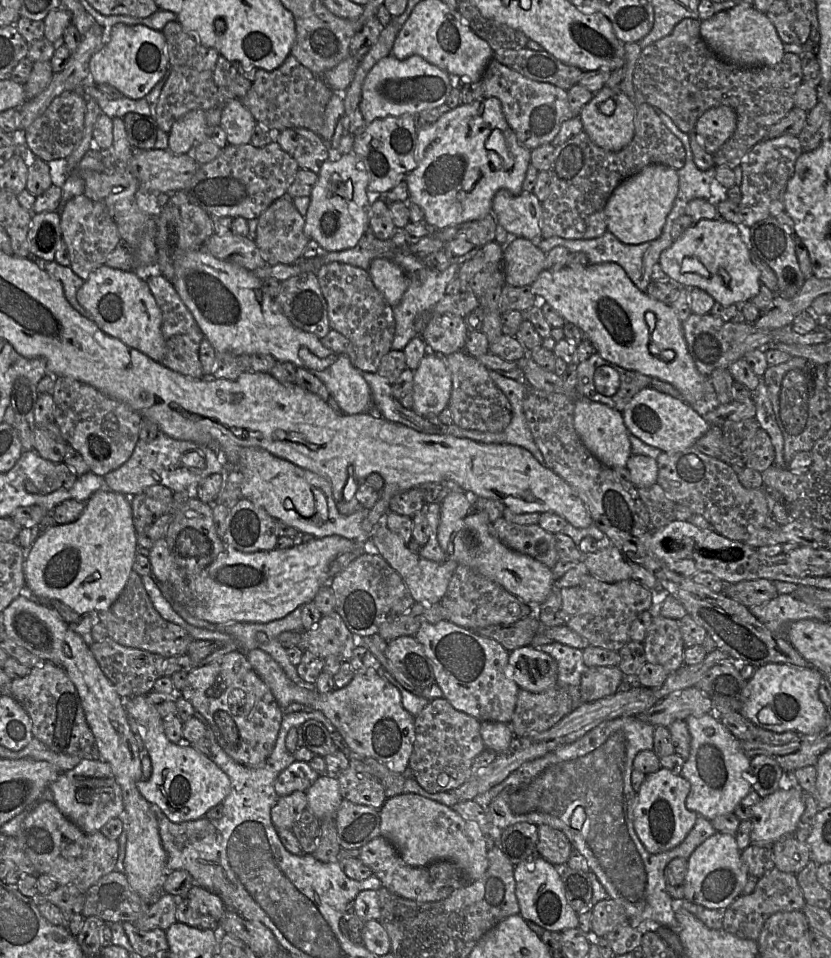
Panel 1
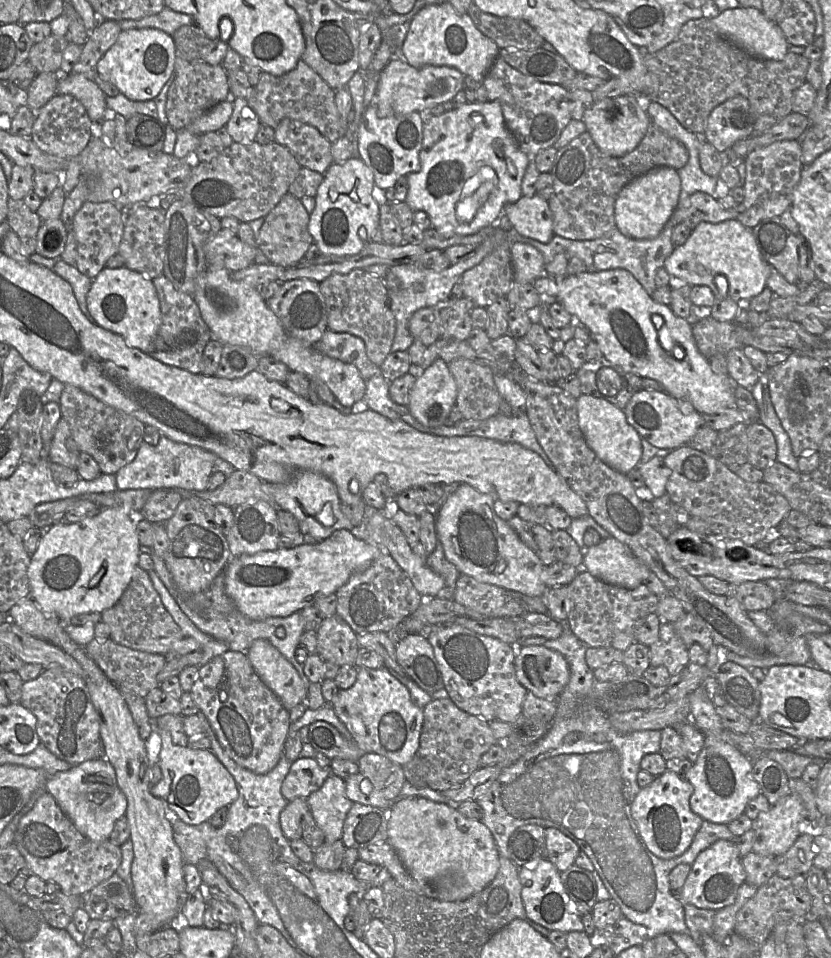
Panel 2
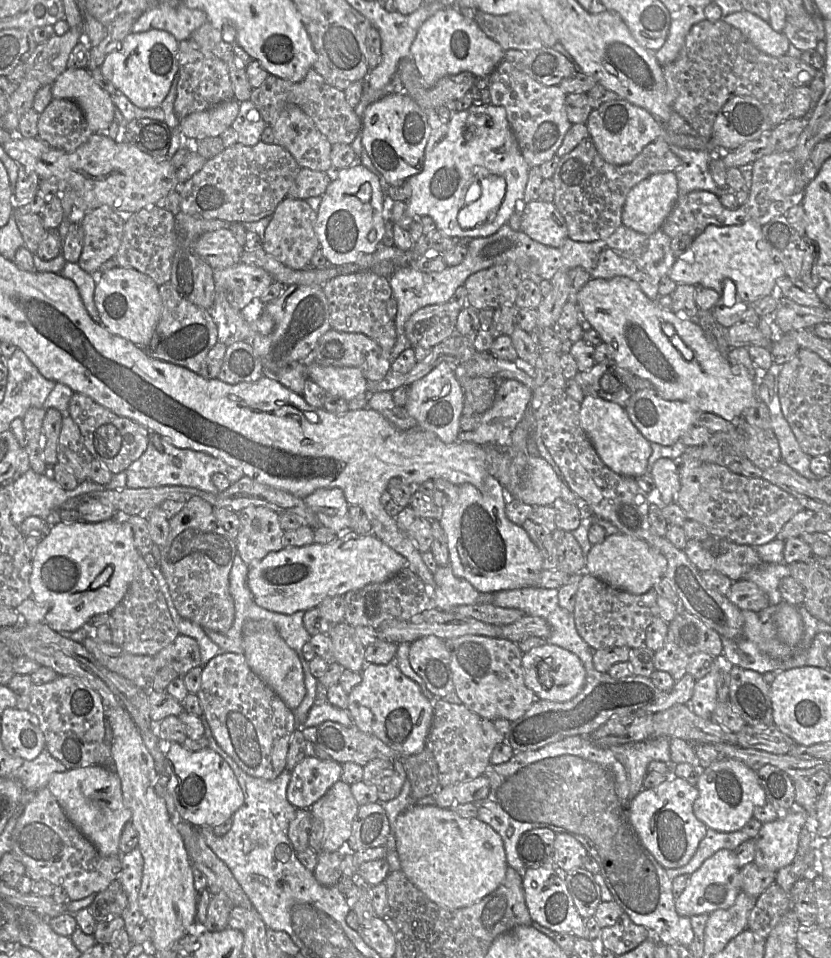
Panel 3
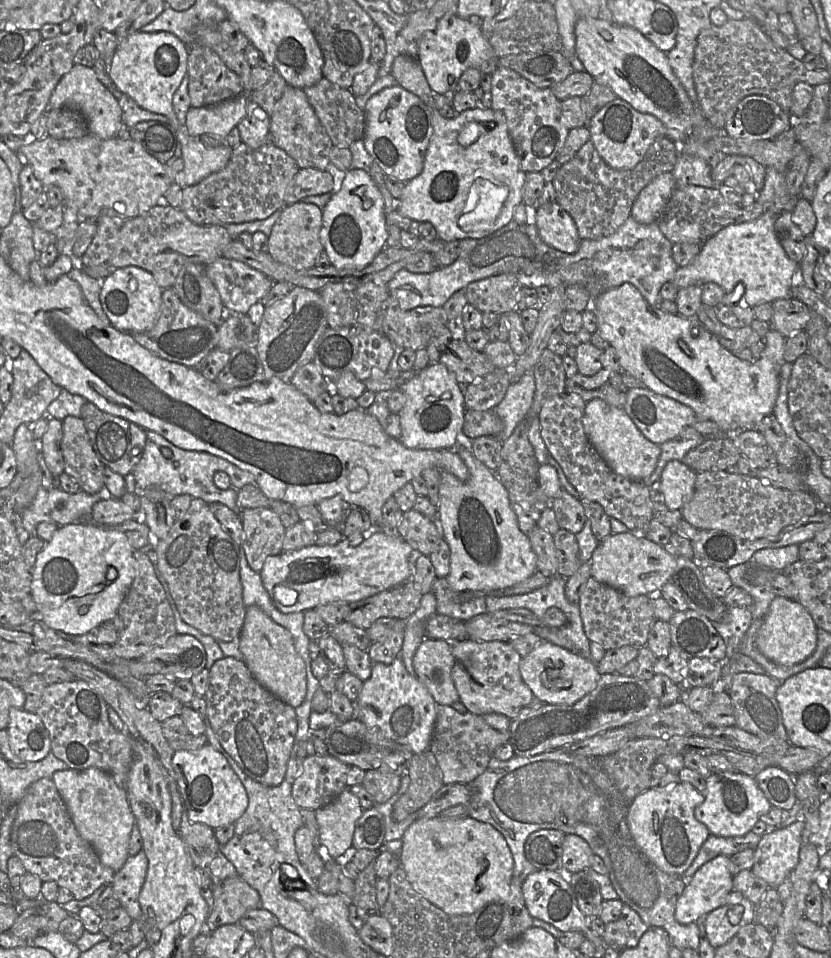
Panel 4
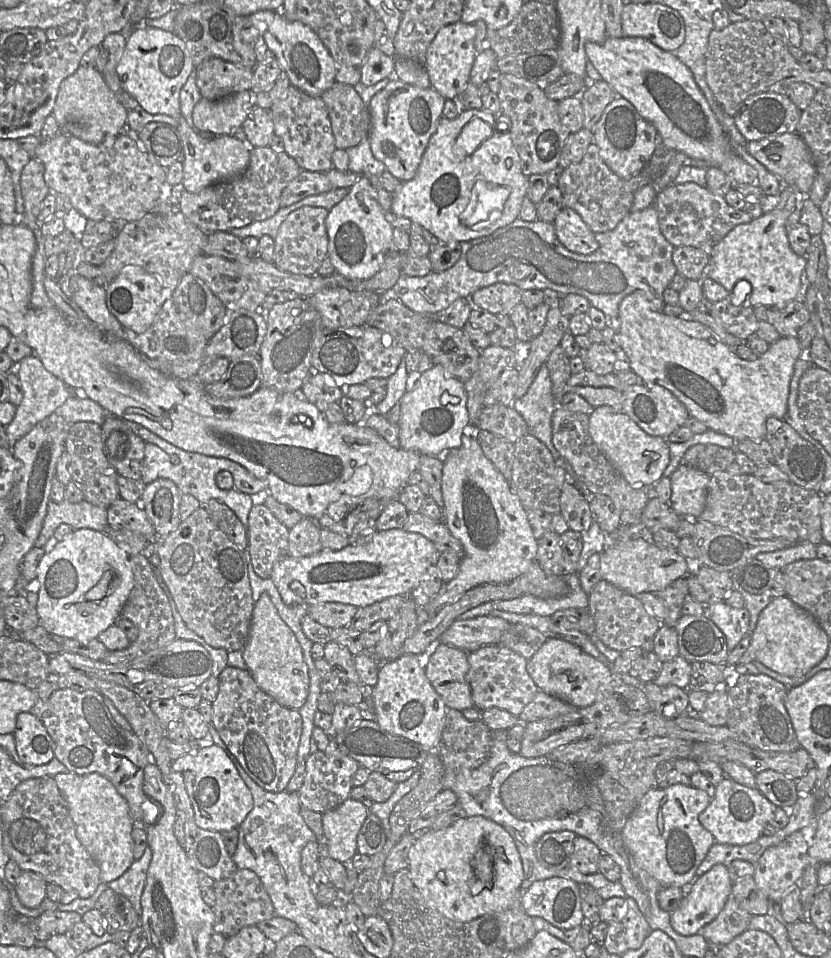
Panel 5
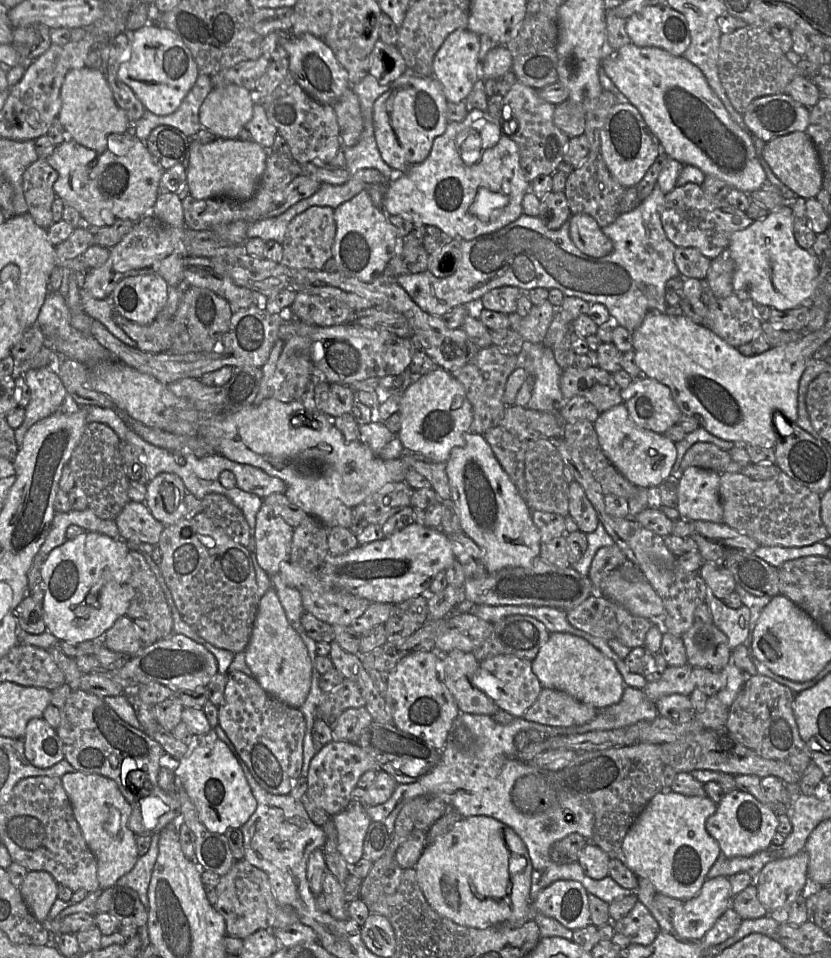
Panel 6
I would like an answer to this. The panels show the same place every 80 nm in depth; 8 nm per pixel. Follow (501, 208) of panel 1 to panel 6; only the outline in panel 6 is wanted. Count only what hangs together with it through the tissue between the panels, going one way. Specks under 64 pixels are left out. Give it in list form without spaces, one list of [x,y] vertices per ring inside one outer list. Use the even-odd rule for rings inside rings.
[[[574,214],[568,220],[570,238],[584,254],[600,258],[613,251],[613,242],[603,233],[597,221],[586,214]]]

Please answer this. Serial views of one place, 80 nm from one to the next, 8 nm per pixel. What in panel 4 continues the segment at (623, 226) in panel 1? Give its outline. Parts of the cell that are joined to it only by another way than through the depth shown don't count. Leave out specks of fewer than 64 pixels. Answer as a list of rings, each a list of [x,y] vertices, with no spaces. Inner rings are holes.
[[[672,172],[655,177],[636,198],[631,217],[641,224],[658,223],[675,188]]]

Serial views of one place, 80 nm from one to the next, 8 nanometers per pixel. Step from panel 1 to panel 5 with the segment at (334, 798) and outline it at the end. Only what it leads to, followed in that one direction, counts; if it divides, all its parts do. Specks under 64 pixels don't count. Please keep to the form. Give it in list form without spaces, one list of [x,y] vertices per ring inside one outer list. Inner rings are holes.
[[[351,797],[322,814],[322,826],[329,855],[349,863],[357,853],[357,835],[369,815],[369,808]]]

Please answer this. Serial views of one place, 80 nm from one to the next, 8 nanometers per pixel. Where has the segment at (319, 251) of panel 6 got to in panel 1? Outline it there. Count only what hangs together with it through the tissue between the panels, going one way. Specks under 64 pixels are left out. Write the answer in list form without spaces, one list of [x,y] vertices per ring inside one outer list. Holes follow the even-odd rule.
[[[288,194],[275,200],[258,218],[256,236],[254,242],[260,251],[260,254],[266,264],[294,264],[303,253],[303,250],[310,238],[304,233],[305,217],[300,214],[293,204],[293,198]]]

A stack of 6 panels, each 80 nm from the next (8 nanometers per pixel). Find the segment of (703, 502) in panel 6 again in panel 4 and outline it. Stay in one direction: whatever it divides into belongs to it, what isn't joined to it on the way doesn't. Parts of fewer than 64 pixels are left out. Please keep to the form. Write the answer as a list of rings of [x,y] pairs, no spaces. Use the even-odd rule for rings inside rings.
[[[678,460],[669,461],[659,479],[663,503],[674,510],[681,510],[693,496],[696,472]]]

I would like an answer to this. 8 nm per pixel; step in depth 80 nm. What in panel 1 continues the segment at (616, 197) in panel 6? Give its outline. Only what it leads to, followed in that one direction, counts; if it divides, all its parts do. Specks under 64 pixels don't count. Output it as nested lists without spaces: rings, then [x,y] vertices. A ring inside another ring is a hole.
[[[636,103],[634,128],[632,141],[617,152],[600,148],[585,131],[555,147],[548,171],[551,176],[551,191],[542,202],[542,239],[560,237],[576,240],[602,236],[607,232],[605,206],[621,182],[653,164],[666,165],[675,170],[684,167],[686,152],[683,144],[648,103]]]

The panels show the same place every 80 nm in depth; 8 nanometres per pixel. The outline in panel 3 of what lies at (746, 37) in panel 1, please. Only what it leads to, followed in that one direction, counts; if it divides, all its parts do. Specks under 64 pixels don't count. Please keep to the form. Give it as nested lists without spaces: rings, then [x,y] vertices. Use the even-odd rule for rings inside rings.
[[[743,9],[724,16],[722,20],[740,30],[760,51],[774,57],[787,55],[790,46],[788,38],[760,17]]]

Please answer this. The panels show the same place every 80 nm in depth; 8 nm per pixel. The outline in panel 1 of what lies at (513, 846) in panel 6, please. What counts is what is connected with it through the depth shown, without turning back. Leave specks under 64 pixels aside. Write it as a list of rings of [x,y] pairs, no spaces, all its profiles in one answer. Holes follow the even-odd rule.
[[[402,793],[386,799],[384,805],[379,809],[379,814],[380,836],[393,845],[406,864],[422,867],[438,860],[449,860],[462,870],[466,882],[480,879],[488,869],[488,838],[476,822],[464,819],[452,807],[417,794]]]

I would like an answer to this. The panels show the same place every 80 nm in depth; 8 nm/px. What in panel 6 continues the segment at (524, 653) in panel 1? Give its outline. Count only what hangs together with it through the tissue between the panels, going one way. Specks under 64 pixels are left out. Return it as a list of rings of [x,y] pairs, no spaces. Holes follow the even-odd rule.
[[[551,633],[531,662],[531,667],[543,688],[563,691],[598,710],[619,703],[626,687],[613,660],[587,640],[570,633]]]

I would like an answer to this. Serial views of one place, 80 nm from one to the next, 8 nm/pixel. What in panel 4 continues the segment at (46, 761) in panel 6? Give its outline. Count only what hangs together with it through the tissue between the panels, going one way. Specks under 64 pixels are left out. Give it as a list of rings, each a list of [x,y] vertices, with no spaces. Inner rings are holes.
[[[11,708],[7,727],[12,752],[22,760],[38,762],[51,752],[49,732],[36,713]]]

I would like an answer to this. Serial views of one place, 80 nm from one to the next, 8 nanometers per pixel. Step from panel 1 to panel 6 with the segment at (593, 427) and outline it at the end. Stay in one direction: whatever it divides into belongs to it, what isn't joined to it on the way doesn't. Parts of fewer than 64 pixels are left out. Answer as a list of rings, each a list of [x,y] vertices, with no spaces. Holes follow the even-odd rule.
[[[624,404],[600,413],[593,423],[599,445],[611,464],[637,487],[657,487],[672,474],[677,458],[675,443],[659,434],[637,425]]]

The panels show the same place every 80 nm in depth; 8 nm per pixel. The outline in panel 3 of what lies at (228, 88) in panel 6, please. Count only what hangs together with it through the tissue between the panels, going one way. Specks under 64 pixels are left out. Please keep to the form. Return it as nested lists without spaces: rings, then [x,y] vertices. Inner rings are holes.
[[[230,99],[208,110],[192,113],[180,119],[180,132],[183,136],[192,139],[220,136],[236,119],[239,104],[236,99]]]

